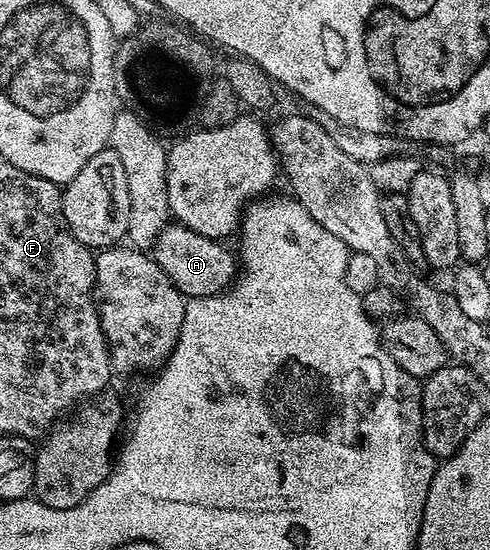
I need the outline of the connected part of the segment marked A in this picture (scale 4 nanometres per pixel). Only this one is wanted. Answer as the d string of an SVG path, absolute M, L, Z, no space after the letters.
M169 223L158 235L151 256L161 264L161 270L171 279L186 299L194 297L210 297L216 293L224 293L234 284L239 273L239 263L235 253L228 249L228 244L220 240L204 237L187 227Z

